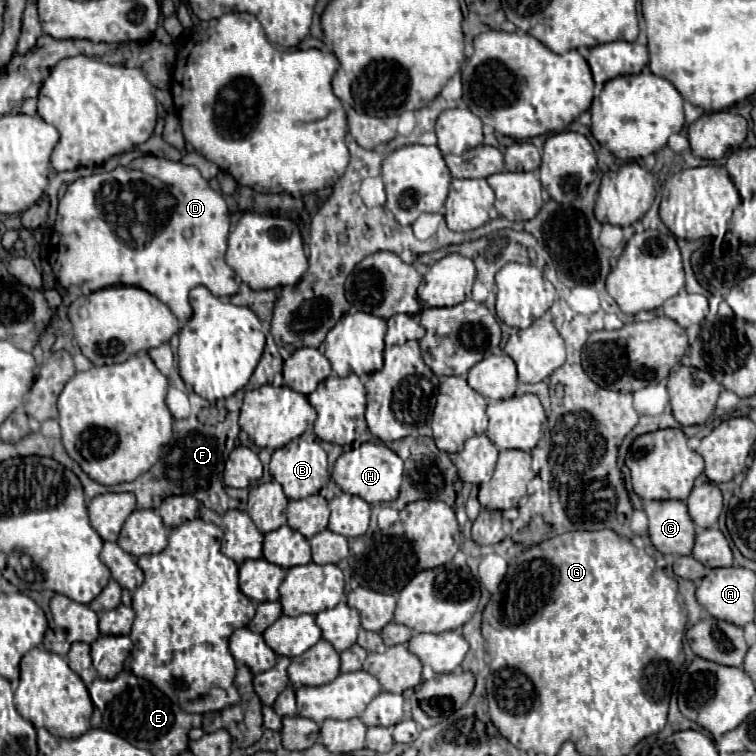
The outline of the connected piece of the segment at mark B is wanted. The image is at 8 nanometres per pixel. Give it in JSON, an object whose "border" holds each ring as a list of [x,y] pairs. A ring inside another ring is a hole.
{"border":[[[296,438],[296,440],[292,440],[290,444],[278,448],[272,454],[270,474],[284,488],[284,494],[290,500],[300,500],[304,496],[318,494],[320,488],[326,486],[328,480],[330,480],[330,472],[328,464],[326,464],[326,452],[322,450],[322,446],[316,440],[308,442],[304,438]]]}

